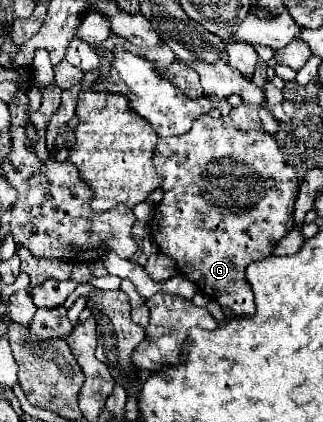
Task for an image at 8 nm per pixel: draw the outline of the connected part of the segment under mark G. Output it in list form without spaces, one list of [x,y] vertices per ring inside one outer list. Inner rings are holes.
[[[243,104],[239,108],[233,108],[229,116],[223,118],[211,118],[211,116],[199,116],[195,120],[195,124],[191,126],[189,132],[185,132],[183,136],[169,136],[169,138],[161,138],[159,144],[155,146],[155,156],[153,156],[153,164],[157,168],[157,172],[163,176],[161,182],[161,190],[163,190],[163,200],[157,204],[155,214],[149,222],[151,226],[151,234],[159,246],[159,250],[167,256],[171,256],[177,262],[177,268],[181,274],[185,274],[191,282],[195,282],[199,286],[199,290],[203,294],[207,294],[211,300],[219,302],[223,308],[229,308],[235,316],[251,316],[255,312],[255,302],[253,302],[253,290],[245,278],[245,270],[251,262],[257,260],[265,260],[269,256],[273,256],[275,246],[281,242],[281,238],[293,228],[293,206],[295,206],[295,198],[297,198],[297,190],[299,190],[299,178],[297,178],[297,170],[295,166],[287,164],[275,138],[271,134],[265,132],[263,122],[257,114],[257,106],[251,104]]]

